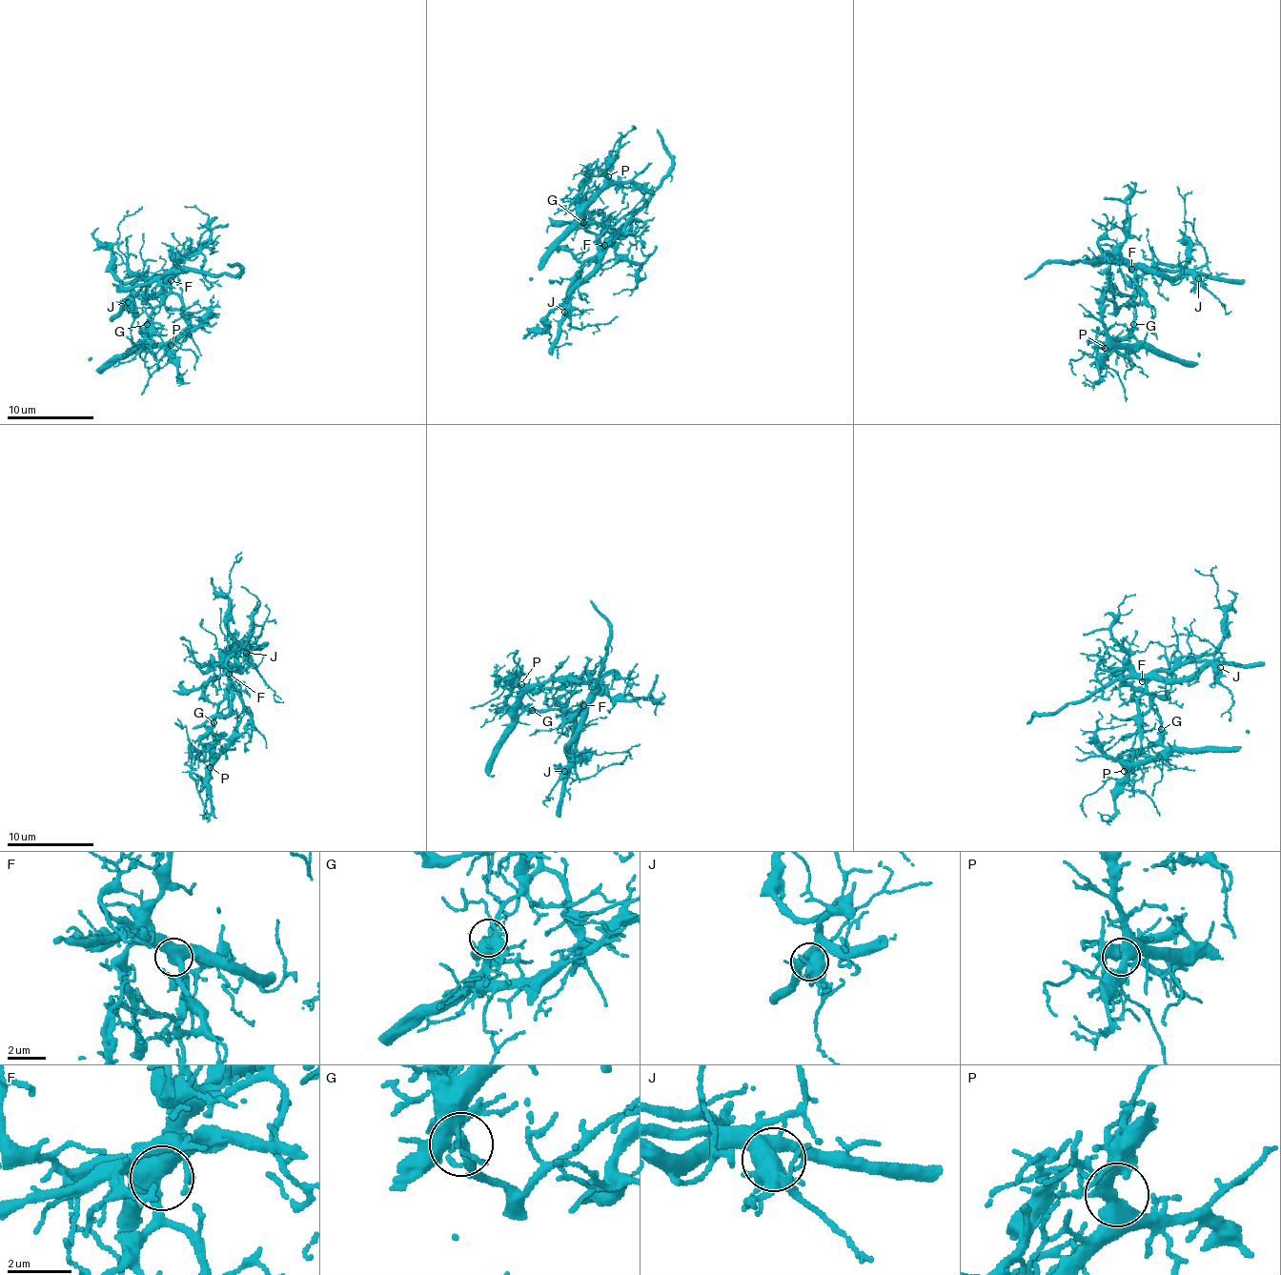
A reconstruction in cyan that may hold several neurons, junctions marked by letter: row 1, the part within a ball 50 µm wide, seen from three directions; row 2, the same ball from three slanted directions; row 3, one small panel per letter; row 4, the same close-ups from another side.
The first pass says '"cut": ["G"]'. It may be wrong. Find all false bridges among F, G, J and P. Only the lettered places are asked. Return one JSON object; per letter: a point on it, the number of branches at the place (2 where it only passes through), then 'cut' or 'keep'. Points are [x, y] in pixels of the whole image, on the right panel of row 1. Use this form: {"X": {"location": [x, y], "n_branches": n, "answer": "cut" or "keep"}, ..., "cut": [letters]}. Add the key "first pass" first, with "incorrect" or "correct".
{"first pass": "correct", "F": {"location": [1131, 269], "n_branches": 3, "answer": "keep"}, "G": {"location": [1133, 324], "n_branches": 2, "answer": "cut"}, "J": {"location": [1198, 278], "n_branches": 5, "answer": "keep"}, "P": {"location": [1105, 348], "n_branches": 2, "answer": "keep"}, "cut": ["G"]}

